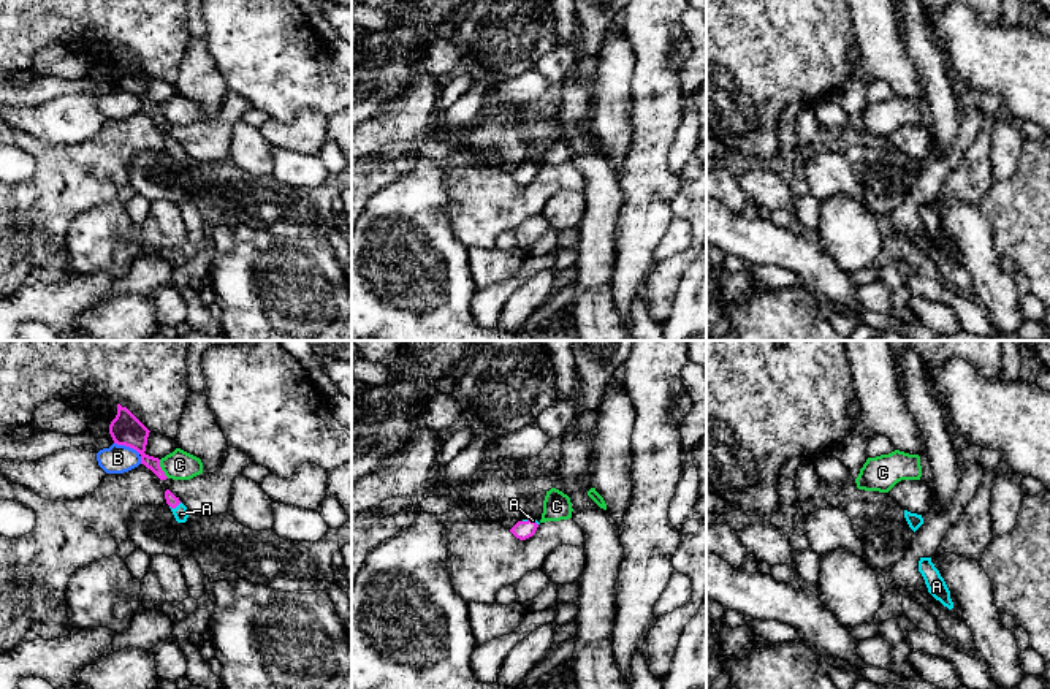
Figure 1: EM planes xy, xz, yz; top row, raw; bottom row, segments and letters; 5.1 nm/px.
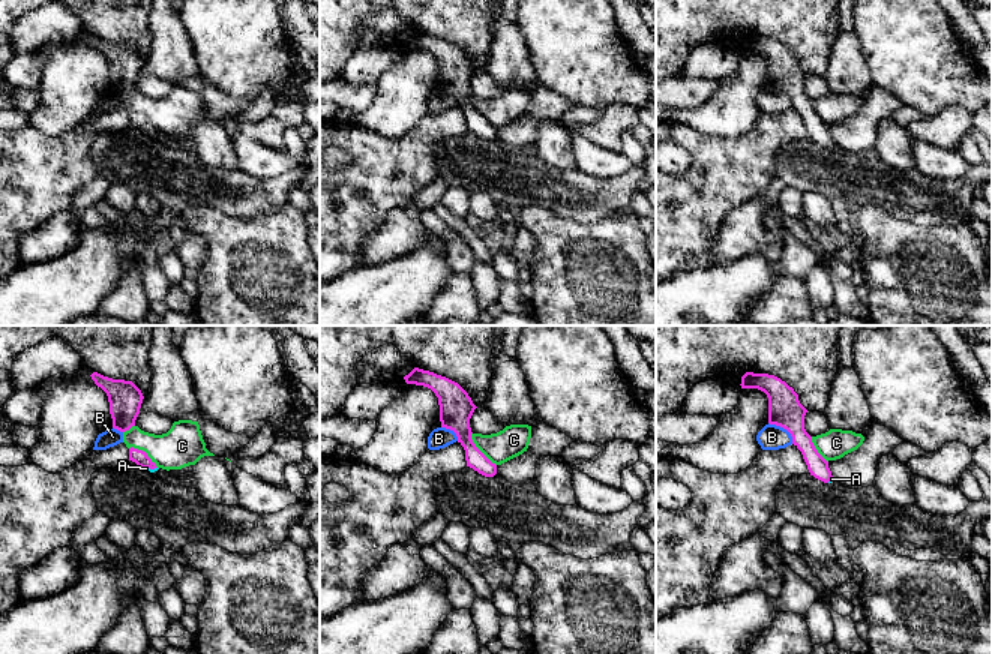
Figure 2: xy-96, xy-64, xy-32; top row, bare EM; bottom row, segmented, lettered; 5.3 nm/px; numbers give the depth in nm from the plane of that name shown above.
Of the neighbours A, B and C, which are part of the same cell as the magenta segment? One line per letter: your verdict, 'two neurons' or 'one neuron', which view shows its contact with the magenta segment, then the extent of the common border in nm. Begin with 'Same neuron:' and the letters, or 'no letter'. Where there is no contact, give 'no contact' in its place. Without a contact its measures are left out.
Same neuron: A
A: one neuron; contact in xy; length 70 nm
B: two neurons; contact in xy; length 150 nm
C: two neurons; contact in xy; length 110 nm

